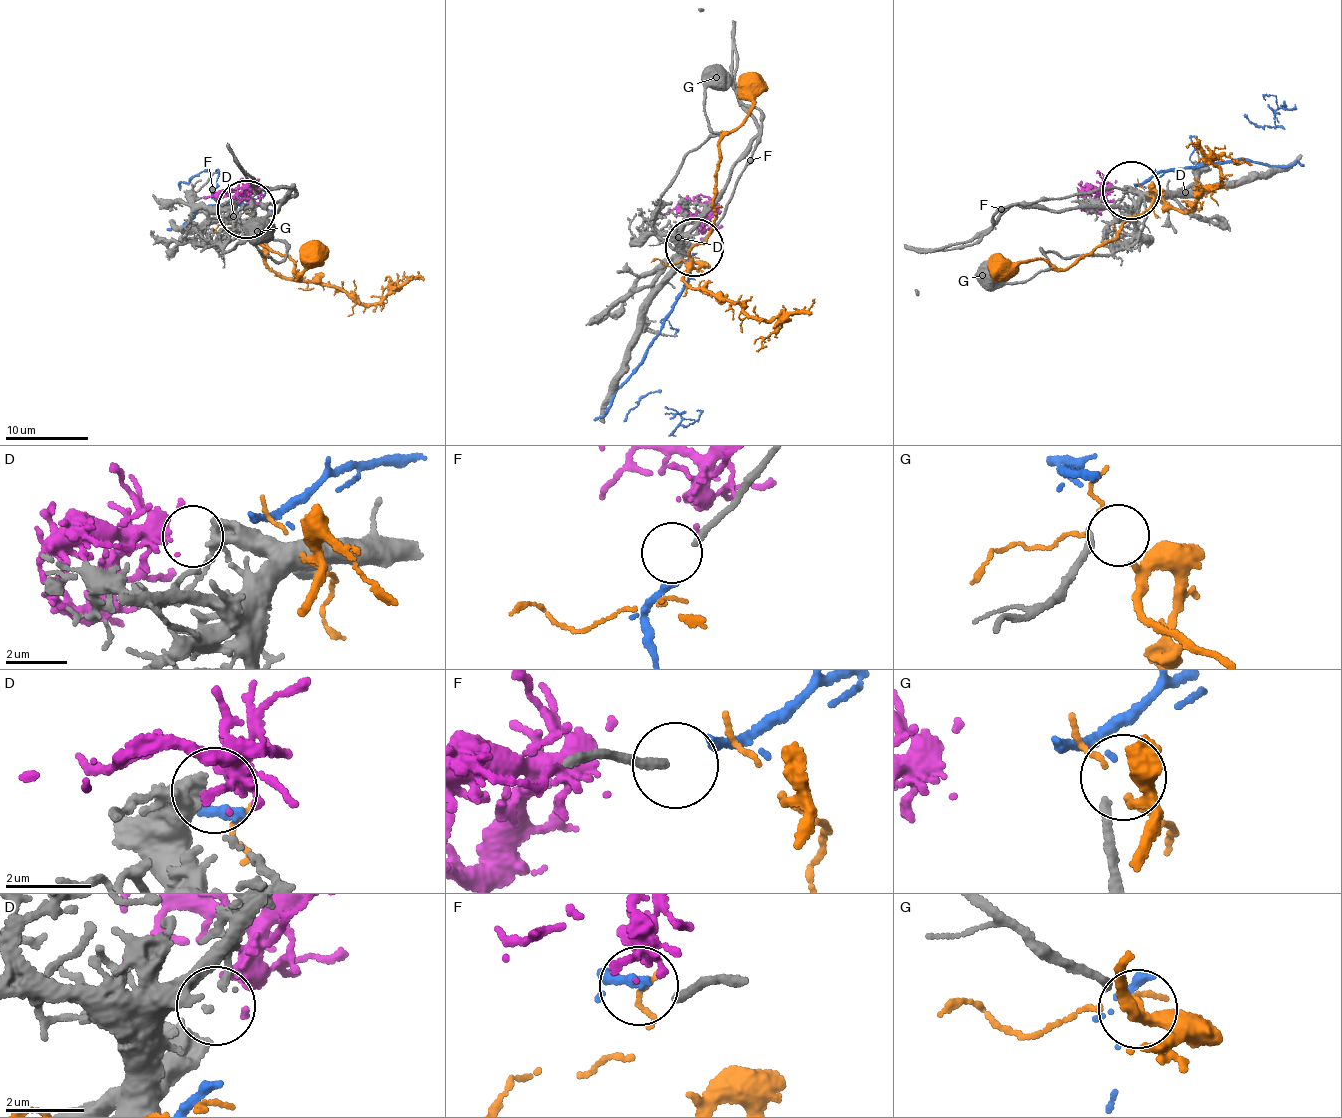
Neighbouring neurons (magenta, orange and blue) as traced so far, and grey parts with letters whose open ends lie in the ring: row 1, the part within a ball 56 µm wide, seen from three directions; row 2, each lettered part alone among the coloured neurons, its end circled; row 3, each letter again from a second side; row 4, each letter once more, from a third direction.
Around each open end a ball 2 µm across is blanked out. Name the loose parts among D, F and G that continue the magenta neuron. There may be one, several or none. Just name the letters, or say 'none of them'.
D

